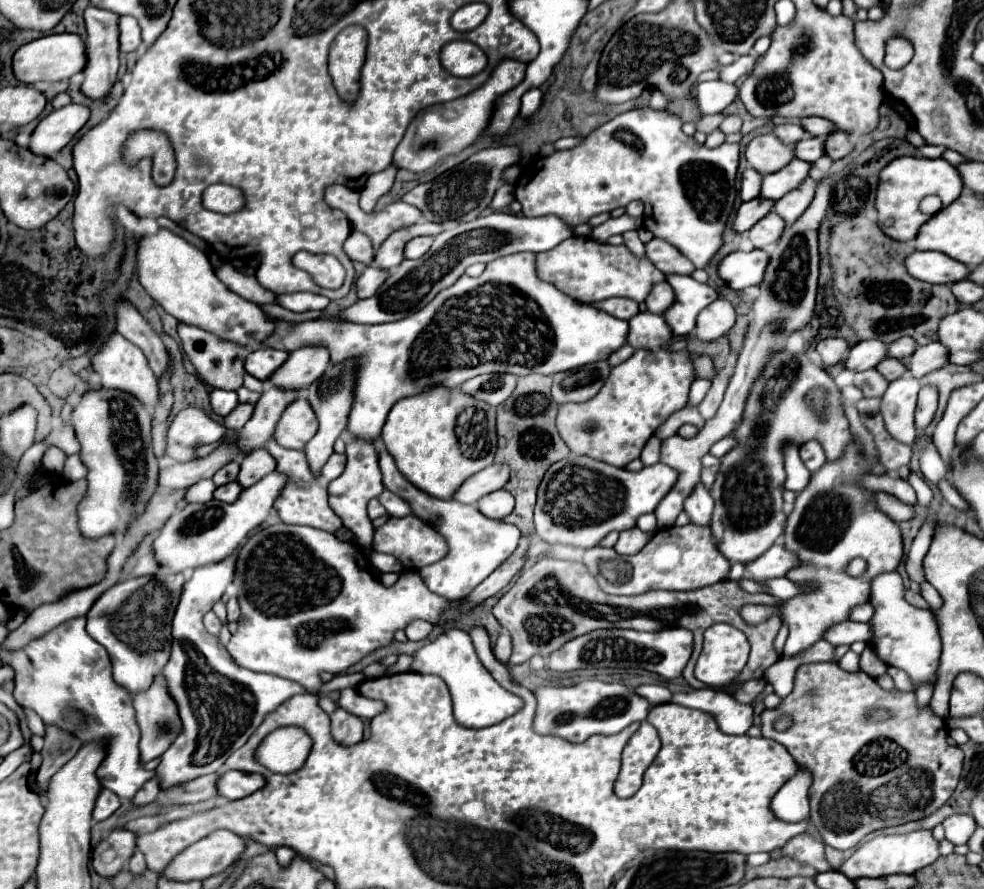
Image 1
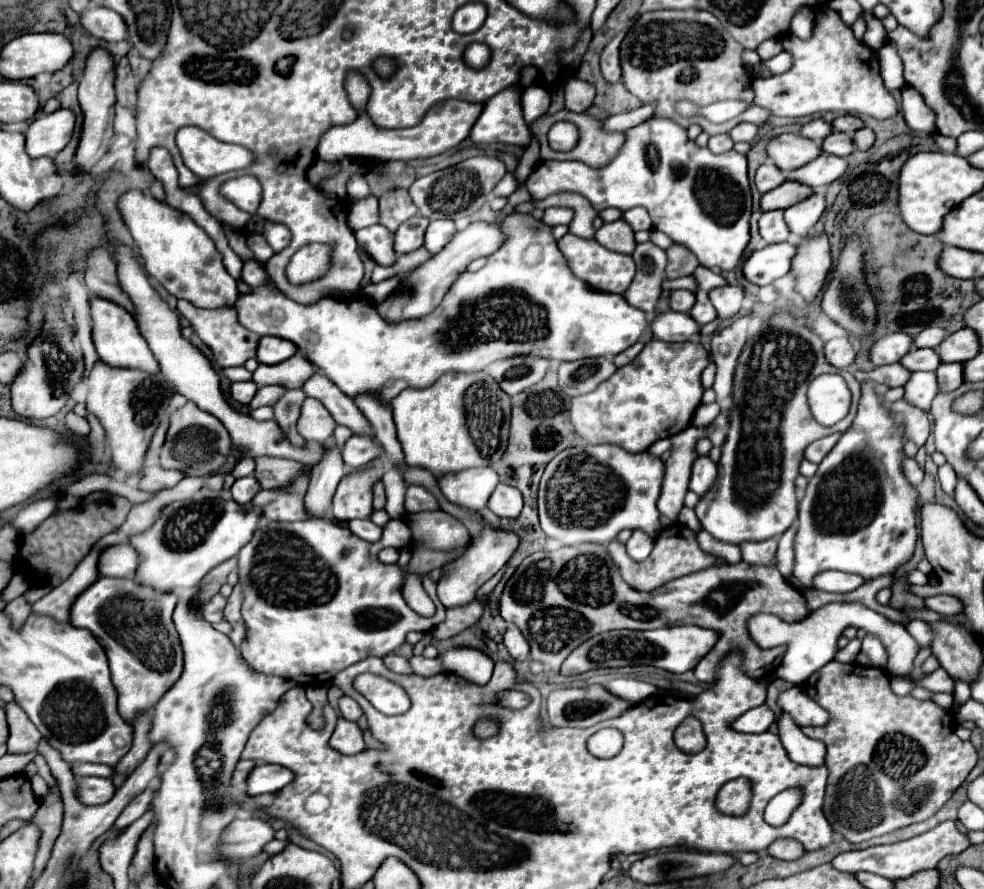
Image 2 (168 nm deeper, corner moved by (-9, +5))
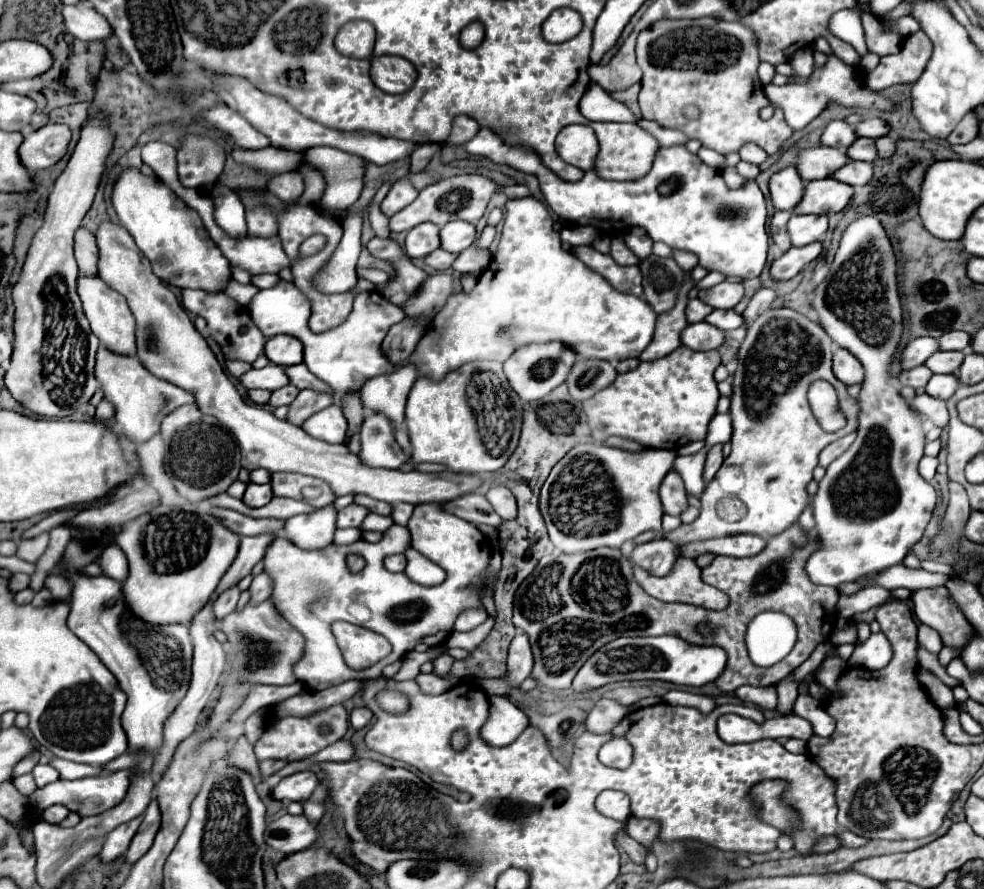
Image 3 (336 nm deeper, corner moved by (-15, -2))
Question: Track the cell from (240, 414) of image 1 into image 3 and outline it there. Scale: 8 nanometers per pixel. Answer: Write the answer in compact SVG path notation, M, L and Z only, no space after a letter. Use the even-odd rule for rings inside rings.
M285 385L285 387L277 389L277 391L273 391L269 403L271 403L273 407L279 407L279 405L291 405L291 403L295 401L297 395L299 395L299 389L297 389L295 385Z

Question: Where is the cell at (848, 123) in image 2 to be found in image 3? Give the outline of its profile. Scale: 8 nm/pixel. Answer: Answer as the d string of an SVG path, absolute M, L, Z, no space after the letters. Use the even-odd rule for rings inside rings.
M865 119L857 125L857 133L859 137L871 137L871 139L879 139L883 135L887 135L891 131L891 127L883 121L883 119Z

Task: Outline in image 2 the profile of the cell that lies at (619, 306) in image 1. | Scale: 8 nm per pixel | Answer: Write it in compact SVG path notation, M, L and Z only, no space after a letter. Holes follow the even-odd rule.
M643 242L637 244L633 252L633 260L639 266L637 276L633 278L631 286L623 292L623 298L633 308L651 314L661 294L661 280L665 278L667 256L665 250L661 250L653 242Z

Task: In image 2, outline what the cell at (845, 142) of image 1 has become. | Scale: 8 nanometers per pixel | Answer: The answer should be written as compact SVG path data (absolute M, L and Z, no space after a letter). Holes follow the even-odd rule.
M861 128L853 134L853 144L857 150L869 150L875 142L875 134L871 128Z

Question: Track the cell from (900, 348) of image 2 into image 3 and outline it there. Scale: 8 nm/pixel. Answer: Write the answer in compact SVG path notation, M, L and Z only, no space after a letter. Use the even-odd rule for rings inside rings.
M935 337L913 339L903 351L903 369L913 369L913 367L923 365L937 351L939 351L939 345L937 345Z

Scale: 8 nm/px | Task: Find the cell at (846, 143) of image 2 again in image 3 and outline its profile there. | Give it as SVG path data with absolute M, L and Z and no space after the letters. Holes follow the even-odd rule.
M859 137L855 141L855 145L851 145L847 149L847 155L851 159L859 159L859 161L875 161L877 159L877 149L875 149L875 139L867 139L867 137Z

